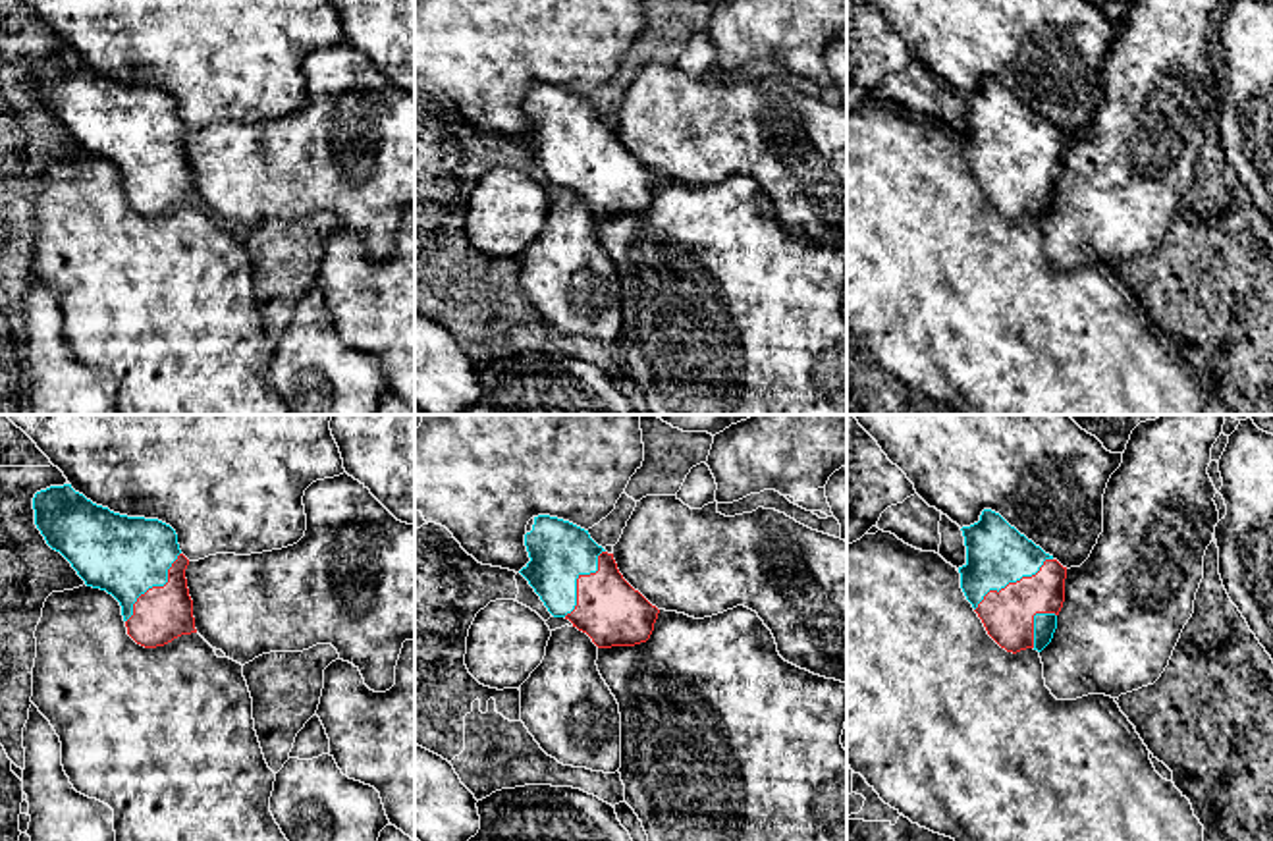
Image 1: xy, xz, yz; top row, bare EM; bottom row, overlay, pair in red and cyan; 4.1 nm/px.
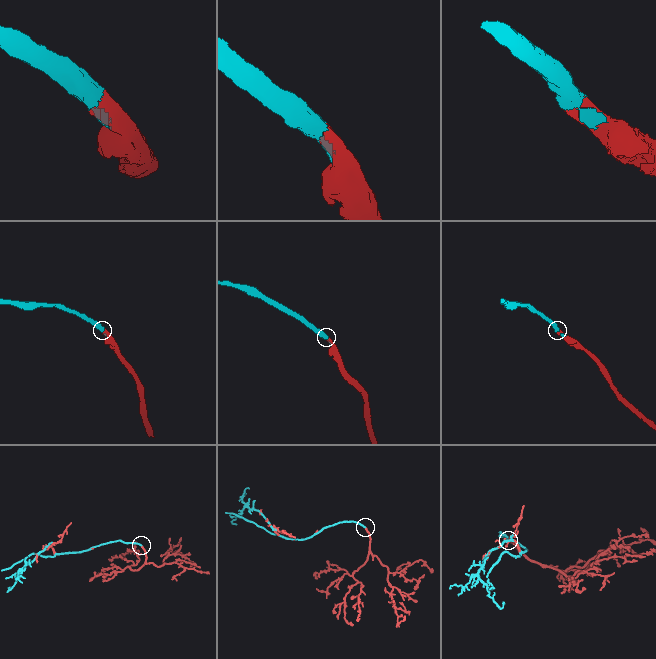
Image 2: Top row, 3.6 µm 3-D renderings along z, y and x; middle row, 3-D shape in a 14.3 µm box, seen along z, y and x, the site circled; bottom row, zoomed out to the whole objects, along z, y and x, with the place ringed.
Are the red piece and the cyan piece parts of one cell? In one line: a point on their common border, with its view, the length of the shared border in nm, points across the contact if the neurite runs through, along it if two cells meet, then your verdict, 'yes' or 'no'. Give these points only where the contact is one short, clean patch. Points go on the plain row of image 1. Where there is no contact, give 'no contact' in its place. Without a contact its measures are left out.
contact yz (1011, 151); length 400 nm; yes

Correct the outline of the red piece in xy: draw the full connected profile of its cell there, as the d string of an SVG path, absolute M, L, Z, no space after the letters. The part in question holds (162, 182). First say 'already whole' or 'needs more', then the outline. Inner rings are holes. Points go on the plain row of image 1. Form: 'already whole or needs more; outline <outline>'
needs more; outline M71 52L33 66L35 93L87 154L106 158L120 174L127 203L156 216L197 201L193 168L176 98L145 85L96 73Z

